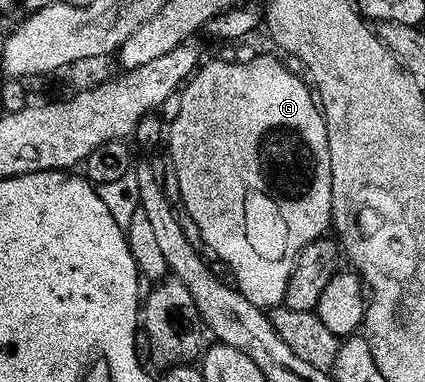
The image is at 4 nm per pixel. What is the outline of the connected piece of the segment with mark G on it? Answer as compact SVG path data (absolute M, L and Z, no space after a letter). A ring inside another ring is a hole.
M257 57L254 61L245 61L240 65L237 61L213 61L202 64L191 80L184 86L180 94L181 110L177 113L173 125L167 129L167 153L172 168L179 175L180 204L185 205L189 217L195 228L201 232L205 240L204 248L214 253L227 268L233 272L232 280L236 288L241 290L248 301L255 303L255 307L272 311L284 306L287 295L287 283L299 255L311 243L322 240L325 232L330 232L333 223L333 172L331 171L331 147L327 139L327 123L321 106L315 100L315 93L308 84L304 85L287 66L273 57Z

